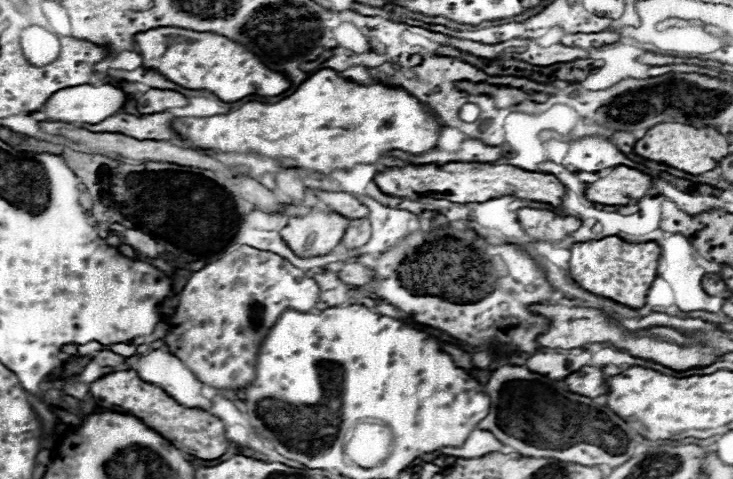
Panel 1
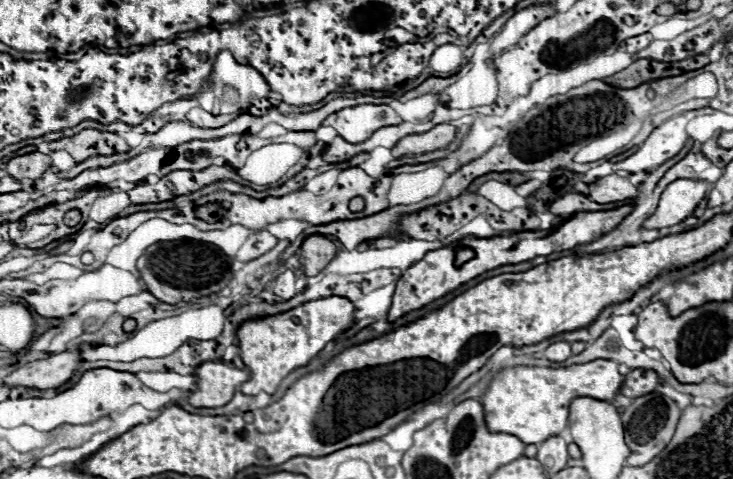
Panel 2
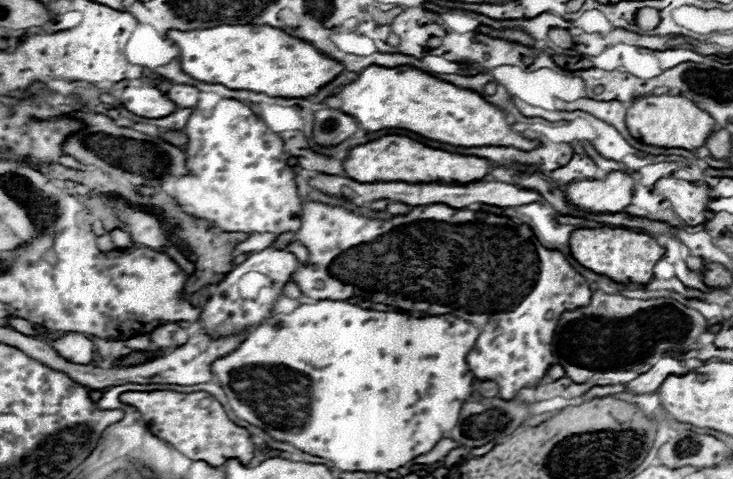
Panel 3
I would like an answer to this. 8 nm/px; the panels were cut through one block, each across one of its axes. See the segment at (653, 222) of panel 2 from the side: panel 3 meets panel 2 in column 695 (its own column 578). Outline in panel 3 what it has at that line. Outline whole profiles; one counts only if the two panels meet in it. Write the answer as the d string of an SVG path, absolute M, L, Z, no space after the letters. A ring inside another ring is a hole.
M610 172L604 180L576 180L564 194L566 202L590 214L622 212L632 198L632 172Z

